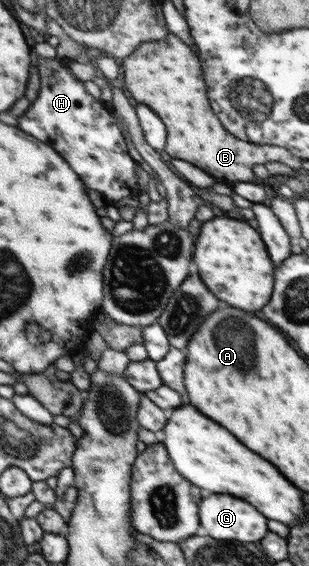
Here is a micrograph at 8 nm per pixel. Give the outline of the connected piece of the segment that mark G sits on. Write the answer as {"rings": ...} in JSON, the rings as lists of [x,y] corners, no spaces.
{"rings":[[[213,493],[199,501],[199,521],[203,521],[203,529],[205,535],[211,535],[215,541],[225,541],[225,539],[237,539],[237,541],[245,541],[253,543],[262,540],[268,532],[267,518],[263,517],[255,506],[237,499],[237,497],[229,497],[229,495],[221,495],[221,493]]]}

